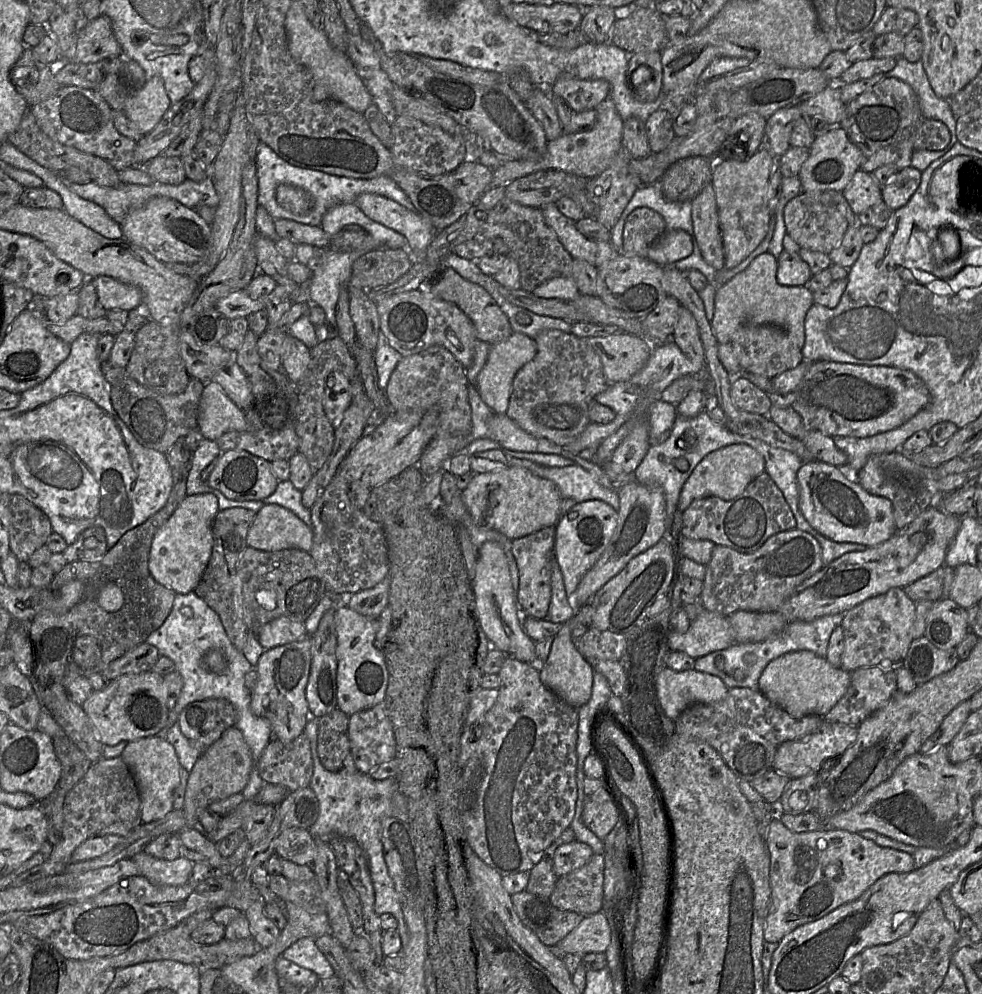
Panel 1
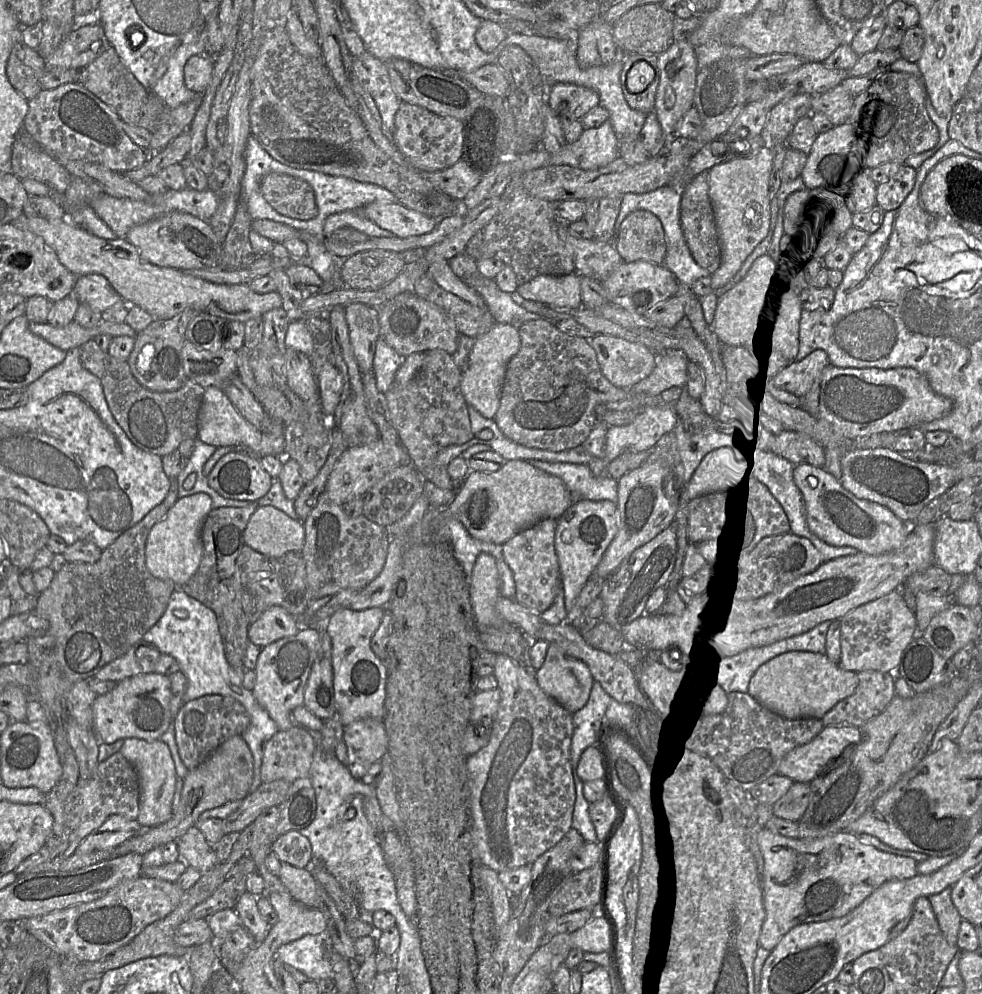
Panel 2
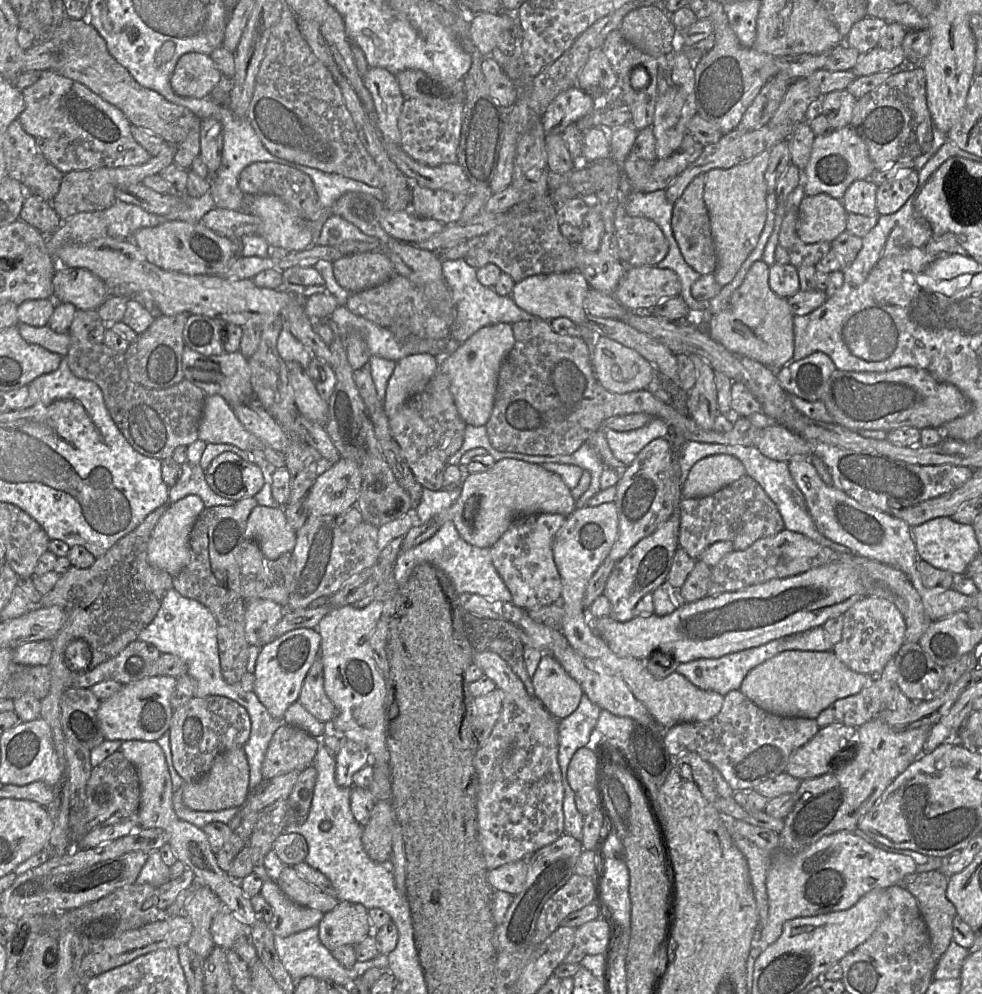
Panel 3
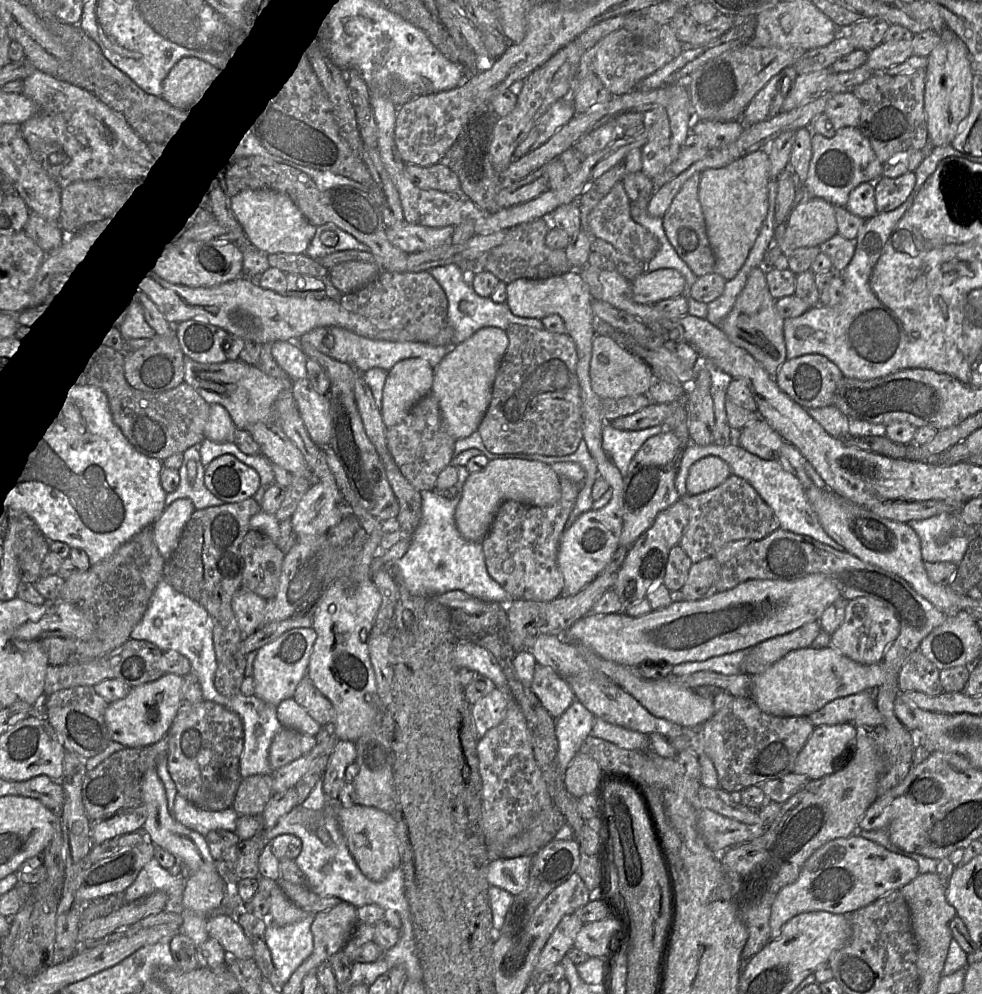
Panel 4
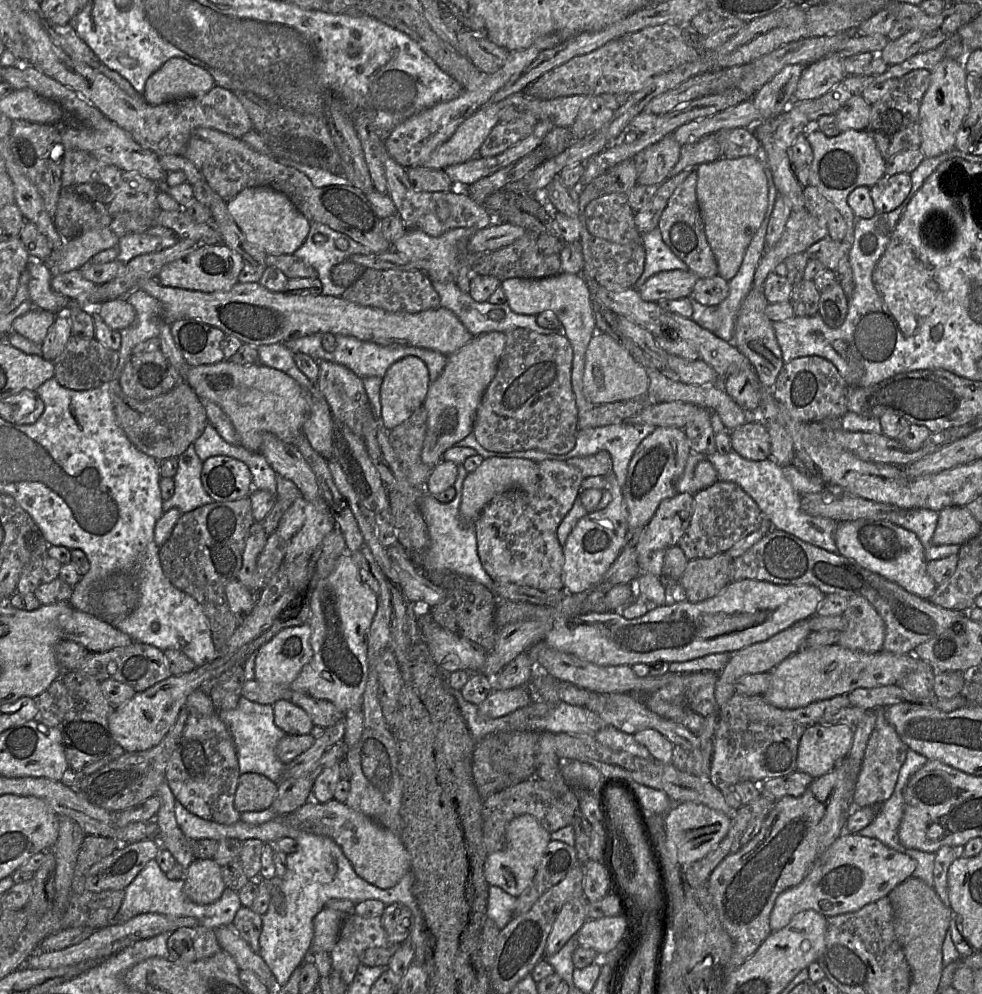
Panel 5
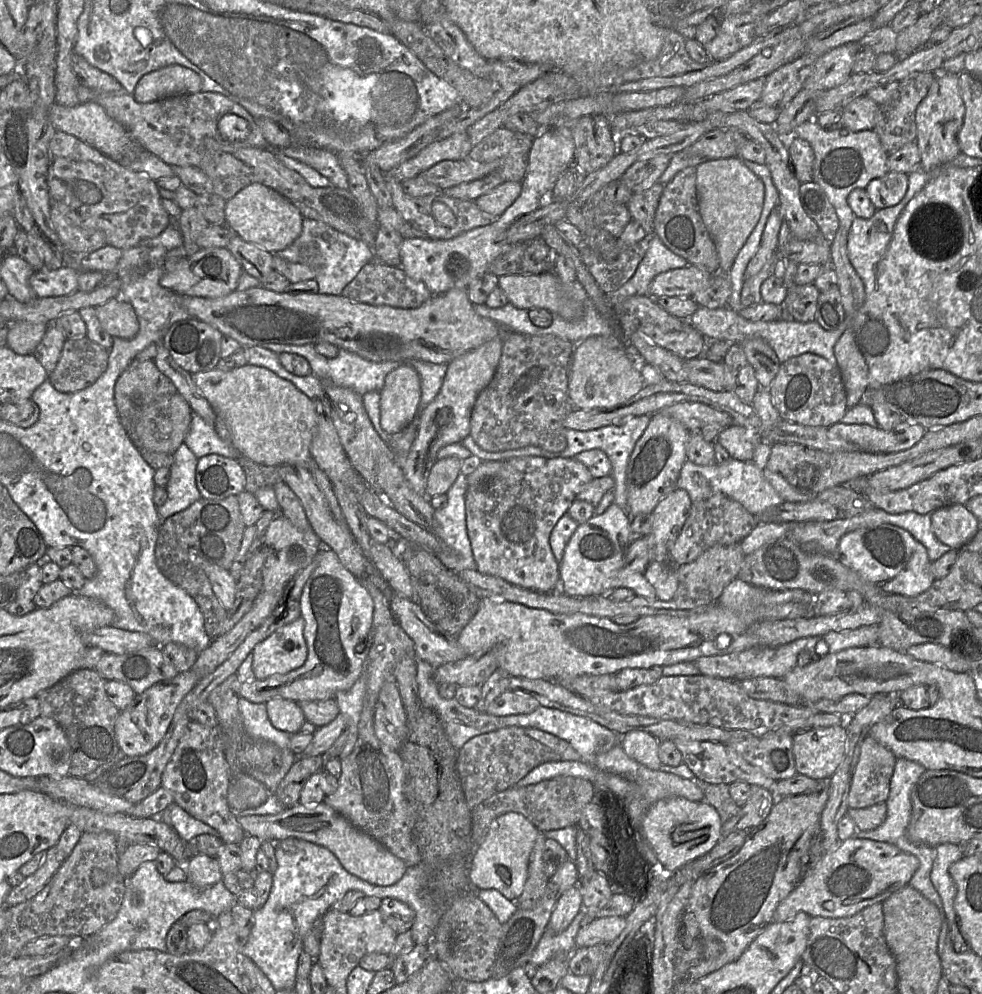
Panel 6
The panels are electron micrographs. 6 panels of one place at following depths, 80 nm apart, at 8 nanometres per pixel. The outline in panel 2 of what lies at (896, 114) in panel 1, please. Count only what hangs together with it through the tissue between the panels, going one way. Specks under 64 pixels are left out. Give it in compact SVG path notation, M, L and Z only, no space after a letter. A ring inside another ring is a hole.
M909 74L889 76L853 98L850 116L845 124L865 150L865 170L877 170L888 163L905 164L909 157L937 145L939 130L928 114L927 98L922 79Z

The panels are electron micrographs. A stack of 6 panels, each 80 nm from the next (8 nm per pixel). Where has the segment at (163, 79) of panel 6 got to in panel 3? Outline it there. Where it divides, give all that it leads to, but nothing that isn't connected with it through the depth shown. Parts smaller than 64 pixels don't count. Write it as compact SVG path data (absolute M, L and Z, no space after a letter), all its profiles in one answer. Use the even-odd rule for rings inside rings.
M189 52L179 58L171 86L180 96L207 98L222 79L223 74L209 55Z

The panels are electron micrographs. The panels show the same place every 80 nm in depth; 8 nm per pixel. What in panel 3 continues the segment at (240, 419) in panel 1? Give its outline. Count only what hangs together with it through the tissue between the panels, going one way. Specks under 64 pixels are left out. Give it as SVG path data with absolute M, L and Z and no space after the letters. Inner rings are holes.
M207 395L199 425L199 439L212 444L231 444L244 450L261 450L274 469L286 467L285 454L264 444L237 418L234 408L220 395Z

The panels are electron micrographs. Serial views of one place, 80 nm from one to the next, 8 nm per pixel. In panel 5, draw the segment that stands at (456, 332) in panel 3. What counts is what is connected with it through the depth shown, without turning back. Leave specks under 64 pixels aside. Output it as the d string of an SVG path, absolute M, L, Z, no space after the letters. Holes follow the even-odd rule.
M455 279L433 282L433 285L440 296L441 306L453 312L474 337L492 331L506 333L516 328L524 328L540 334L562 333L562 328L552 330L539 326L536 322L535 315L524 315L513 312L507 302L503 304L492 304L488 301L475 301L469 293L460 290Z

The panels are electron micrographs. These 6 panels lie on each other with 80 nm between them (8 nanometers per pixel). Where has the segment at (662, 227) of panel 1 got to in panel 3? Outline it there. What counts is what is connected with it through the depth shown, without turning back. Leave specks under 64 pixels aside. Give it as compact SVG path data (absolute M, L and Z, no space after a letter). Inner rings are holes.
M621 179L615 209L615 230L620 261L628 267L656 266L668 252L668 241L660 227L645 217L626 213L625 204L631 185Z

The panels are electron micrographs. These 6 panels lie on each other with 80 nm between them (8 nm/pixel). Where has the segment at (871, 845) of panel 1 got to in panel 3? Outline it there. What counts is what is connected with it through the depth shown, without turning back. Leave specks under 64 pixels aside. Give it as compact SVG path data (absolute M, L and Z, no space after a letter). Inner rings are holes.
M721 813L724 826L732 838L744 838L770 855L770 867L766 876L768 895L768 920L760 930L760 944L768 947L781 935L786 921L800 917L812 917L853 907L864 895L875 889L888 889L903 884L916 874L917 863L909 856L893 854L876 848L855 835L855 832L840 831L827 835L798 853L779 848L779 833L752 826Z

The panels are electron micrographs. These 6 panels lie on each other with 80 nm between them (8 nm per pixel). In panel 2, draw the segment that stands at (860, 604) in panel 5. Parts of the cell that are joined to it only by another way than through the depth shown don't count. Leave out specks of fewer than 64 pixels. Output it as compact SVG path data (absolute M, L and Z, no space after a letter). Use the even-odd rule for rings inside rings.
M899 589L857 606L845 614L840 622L841 657L838 665L857 673L866 670L894 672L903 651L918 634L915 611Z

